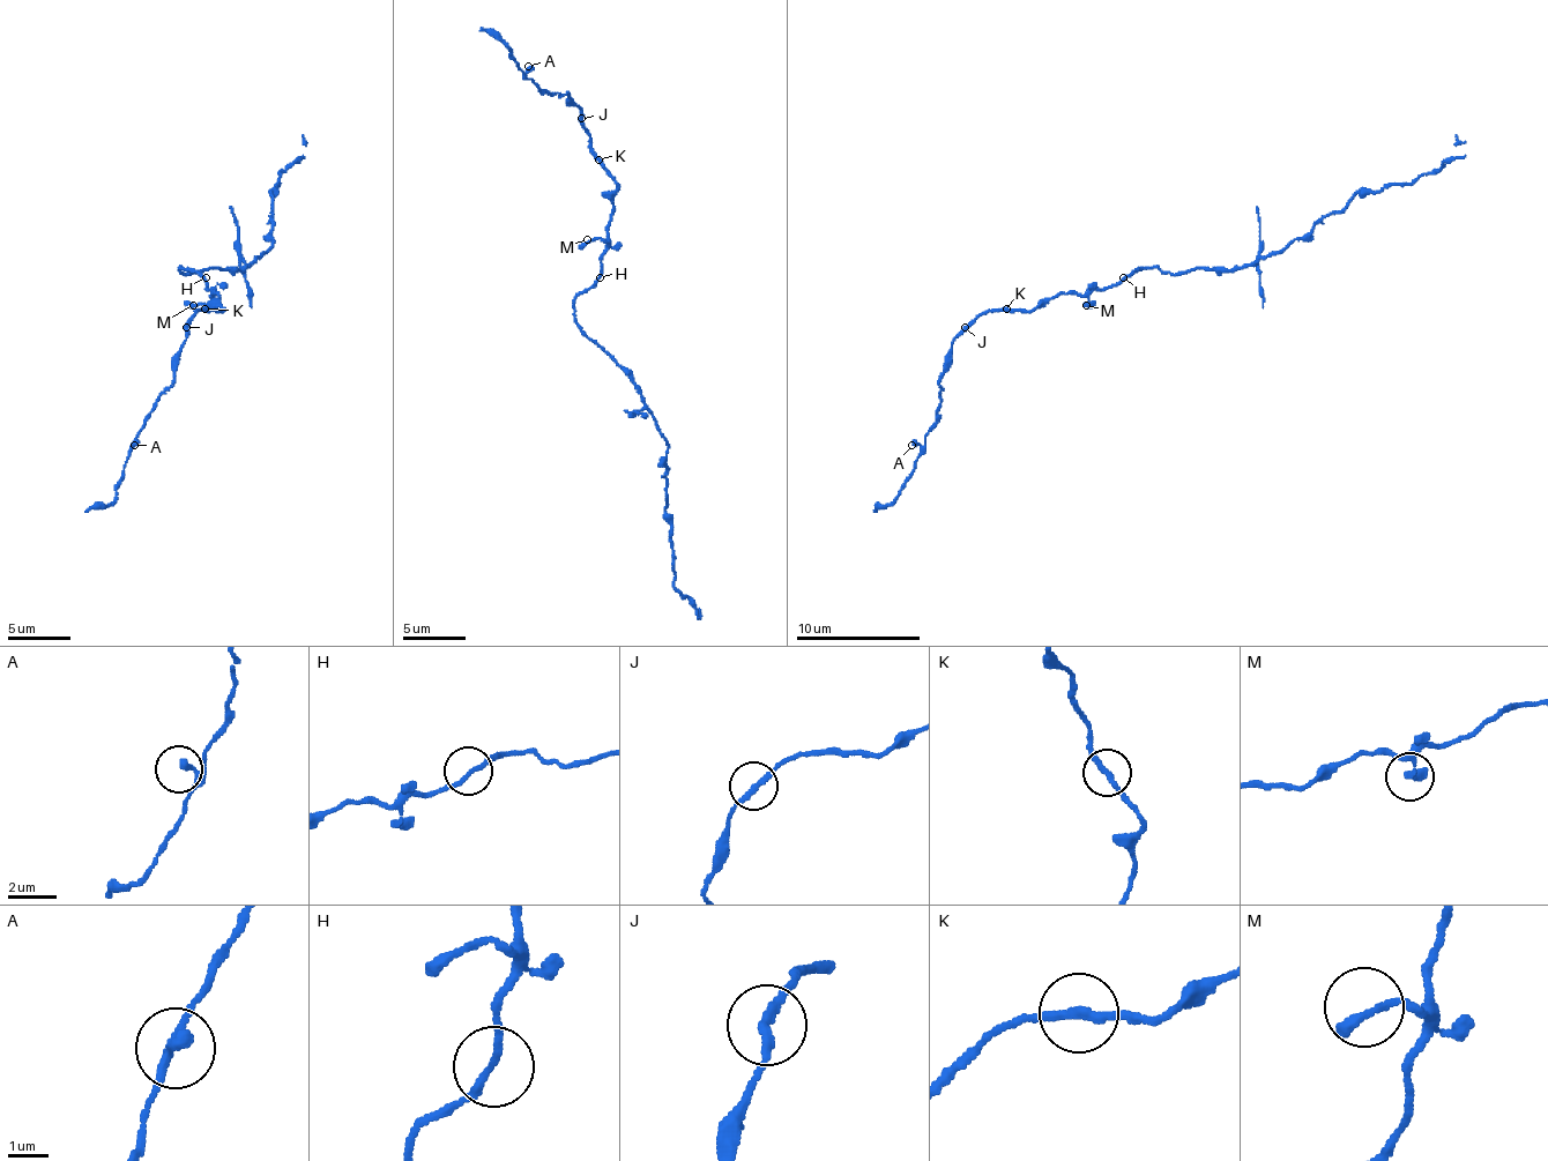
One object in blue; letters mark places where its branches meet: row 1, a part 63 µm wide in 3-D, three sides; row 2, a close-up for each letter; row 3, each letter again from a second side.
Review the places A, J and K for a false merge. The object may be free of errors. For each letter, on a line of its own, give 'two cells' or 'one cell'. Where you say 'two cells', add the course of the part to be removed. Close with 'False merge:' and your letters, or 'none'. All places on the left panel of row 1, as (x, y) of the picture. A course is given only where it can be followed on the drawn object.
A: one cell
J: one cell
K: two cells; foreign part runs (206, 309), (221, 311), (215, 292), (180, 268), (239, 270), (270, 246), (270, 193), (302, 156), (302, 134)
False merge: K

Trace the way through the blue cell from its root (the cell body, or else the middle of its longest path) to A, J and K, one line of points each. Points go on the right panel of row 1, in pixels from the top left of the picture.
A: (1123, 277), (1083, 296), (1042, 299), (1029, 311), (983, 311), (952, 342), (939, 417), (921, 445), (912, 445)
J: (1123, 277), (1117, 283), (1083, 296), (1061, 292), (1042, 299), (1029, 311), (983, 311), (965, 327)
K: (1123, 277), (1117, 283), (1083, 296), (1061, 292), (1042, 299), (1029, 311), (1005, 309)

